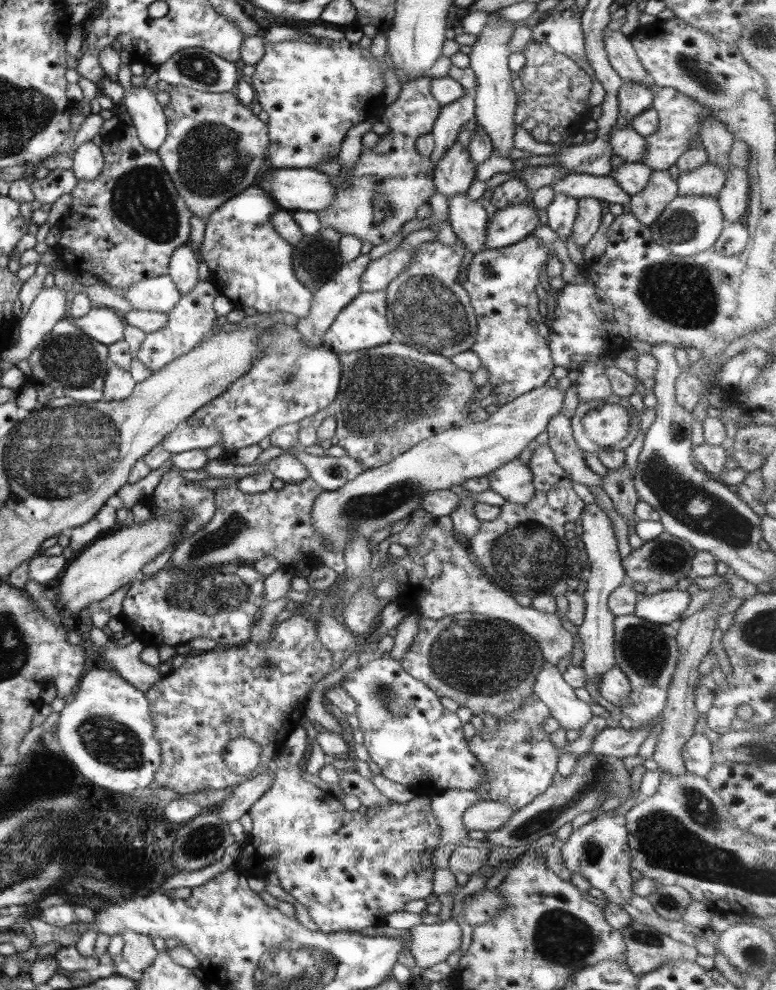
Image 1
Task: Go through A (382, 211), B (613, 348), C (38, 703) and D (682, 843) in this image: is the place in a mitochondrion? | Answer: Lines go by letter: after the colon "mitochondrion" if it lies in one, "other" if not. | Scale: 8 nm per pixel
A: mitochondrion
B: other
C: other
D: mitochondrion

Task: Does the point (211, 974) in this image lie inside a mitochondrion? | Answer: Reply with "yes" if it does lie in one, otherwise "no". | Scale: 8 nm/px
no

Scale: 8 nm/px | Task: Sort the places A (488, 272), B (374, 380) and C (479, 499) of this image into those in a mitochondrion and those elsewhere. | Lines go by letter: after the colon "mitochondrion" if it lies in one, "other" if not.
A: mitochondrion
B: mitochondrion
C: other

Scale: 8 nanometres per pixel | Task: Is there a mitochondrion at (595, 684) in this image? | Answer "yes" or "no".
no

